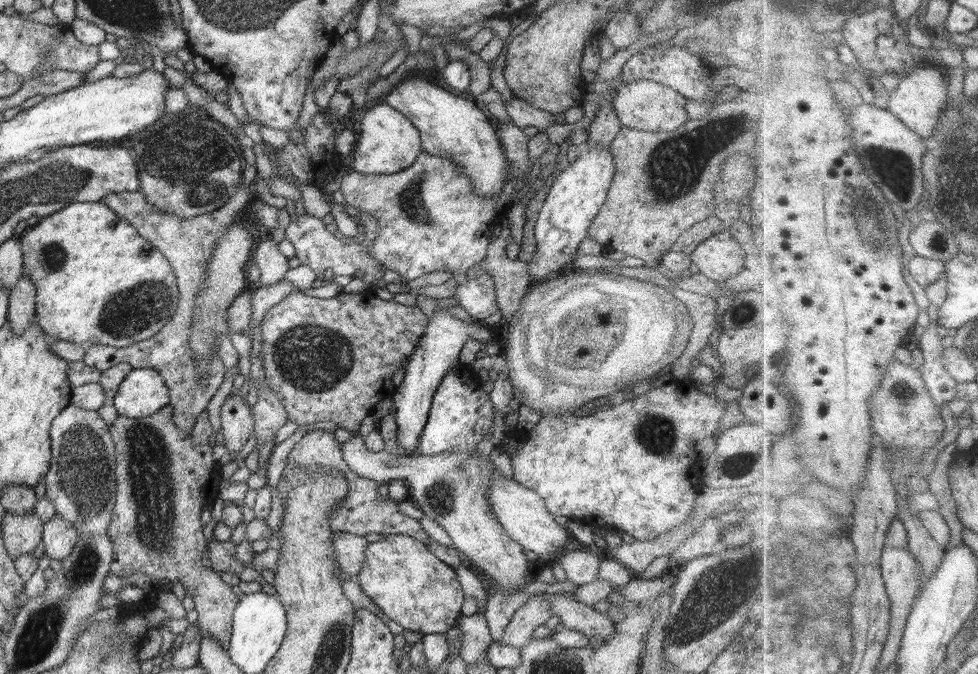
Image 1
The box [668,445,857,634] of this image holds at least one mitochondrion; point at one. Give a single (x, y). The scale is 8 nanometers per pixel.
(744, 454)

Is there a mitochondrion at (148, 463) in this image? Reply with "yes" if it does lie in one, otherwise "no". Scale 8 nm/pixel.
yes

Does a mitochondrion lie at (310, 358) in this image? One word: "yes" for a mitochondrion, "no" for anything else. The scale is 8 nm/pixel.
yes

